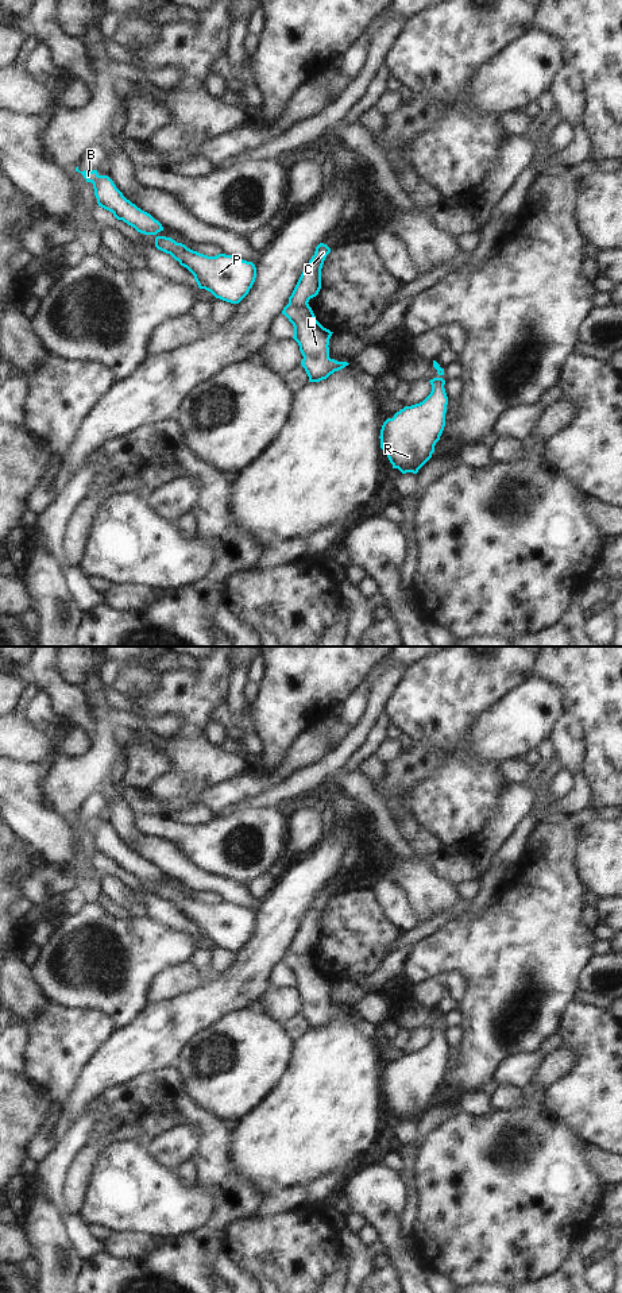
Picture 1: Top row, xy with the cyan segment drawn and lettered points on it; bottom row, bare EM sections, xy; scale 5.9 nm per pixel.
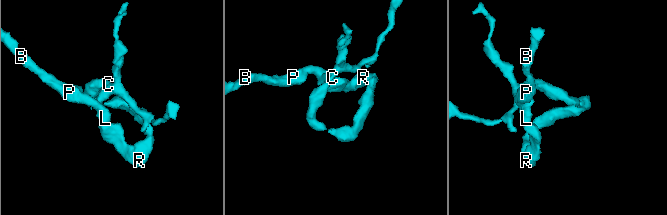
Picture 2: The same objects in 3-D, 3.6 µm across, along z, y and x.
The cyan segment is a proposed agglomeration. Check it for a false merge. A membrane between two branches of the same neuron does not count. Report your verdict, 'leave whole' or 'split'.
leave whole

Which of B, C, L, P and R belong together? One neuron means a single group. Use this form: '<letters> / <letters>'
B C L P R

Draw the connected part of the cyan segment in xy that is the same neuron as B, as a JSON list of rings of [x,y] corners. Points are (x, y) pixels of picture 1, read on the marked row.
[[[78,166],[76,171],[81,173],[86,182],[93,184],[98,207],[112,212],[117,220],[123,220],[138,232],[155,235],[155,247],[186,267],[194,275],[200,289],[231,304],[239,304],[248,294],[256,278],[256,267],[252,262],[225,254],[208,256],[171,238],[158,236],[157,233],[163,231],[162,224],[127,200],[108,175],[100,175],[97,170],[80,171]]]

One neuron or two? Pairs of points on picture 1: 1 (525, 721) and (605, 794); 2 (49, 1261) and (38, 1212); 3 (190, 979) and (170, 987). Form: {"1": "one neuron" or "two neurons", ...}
{"1": "two neurons", "2": "one neuron", "3": "one neuron"}

